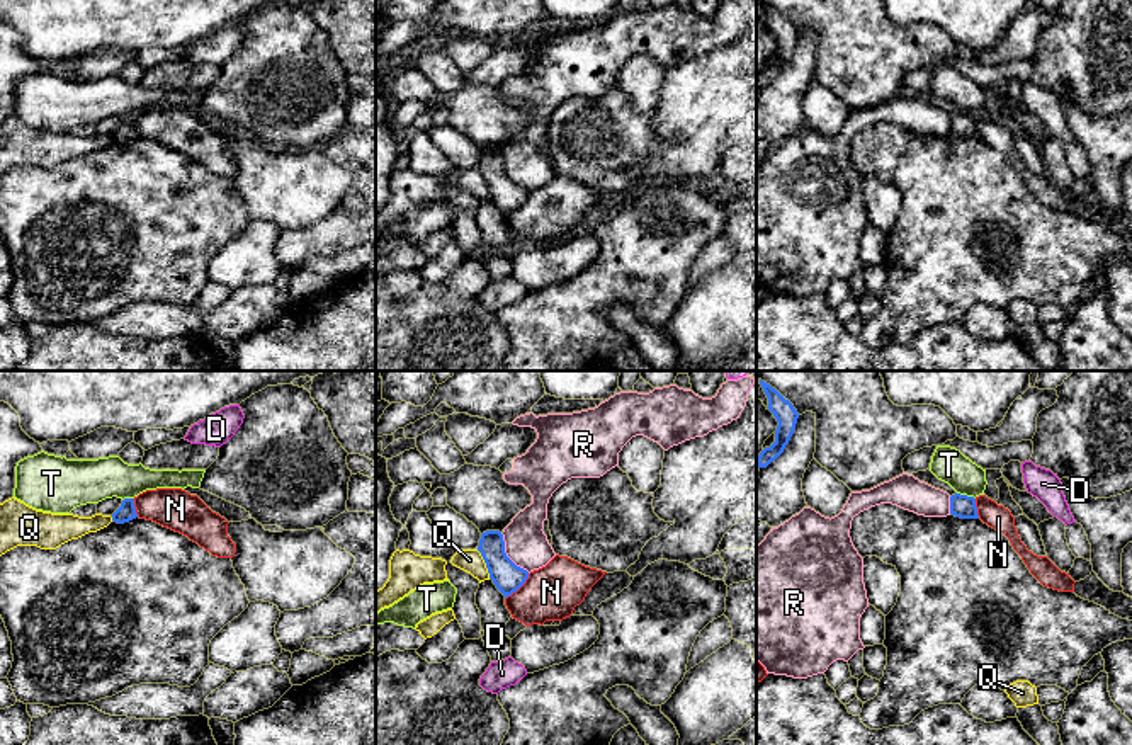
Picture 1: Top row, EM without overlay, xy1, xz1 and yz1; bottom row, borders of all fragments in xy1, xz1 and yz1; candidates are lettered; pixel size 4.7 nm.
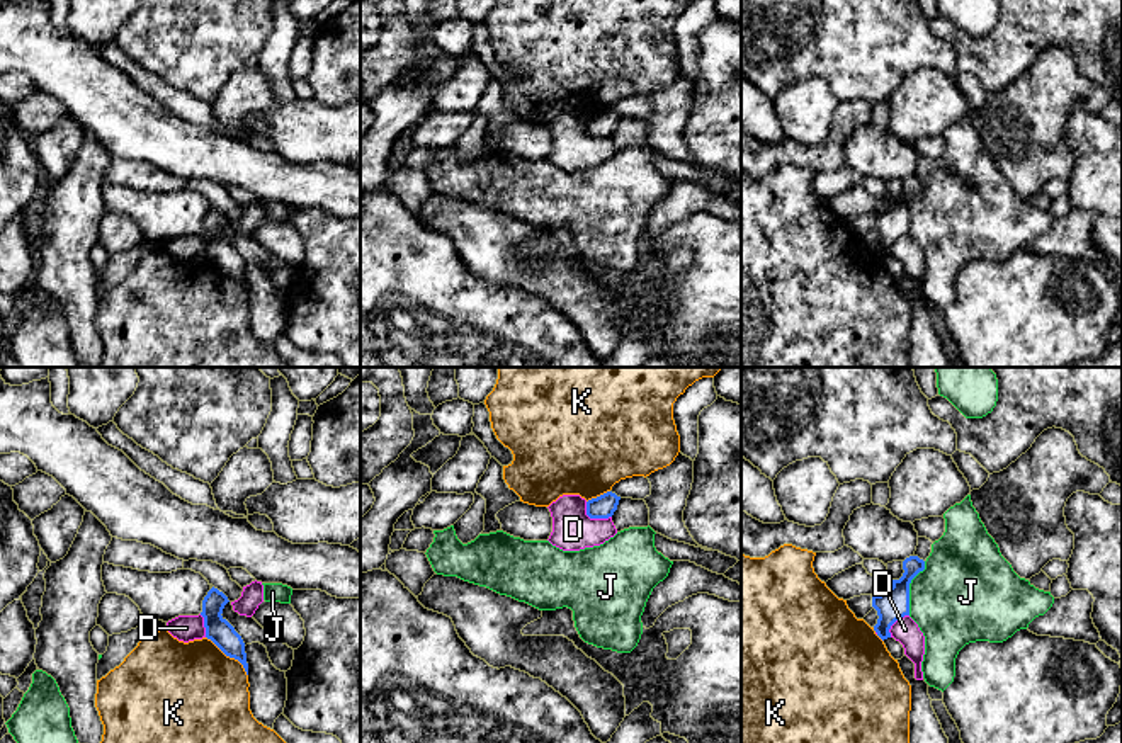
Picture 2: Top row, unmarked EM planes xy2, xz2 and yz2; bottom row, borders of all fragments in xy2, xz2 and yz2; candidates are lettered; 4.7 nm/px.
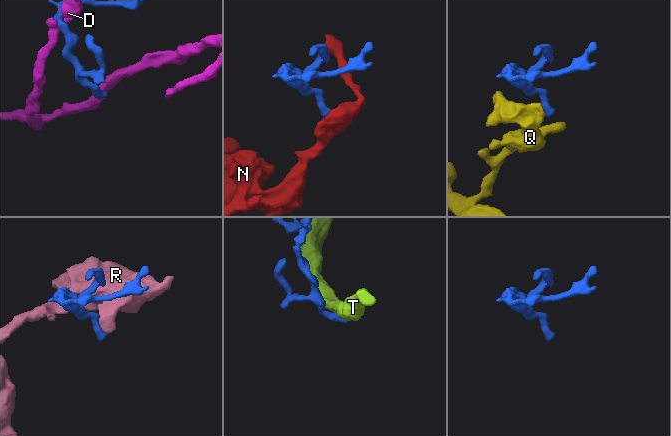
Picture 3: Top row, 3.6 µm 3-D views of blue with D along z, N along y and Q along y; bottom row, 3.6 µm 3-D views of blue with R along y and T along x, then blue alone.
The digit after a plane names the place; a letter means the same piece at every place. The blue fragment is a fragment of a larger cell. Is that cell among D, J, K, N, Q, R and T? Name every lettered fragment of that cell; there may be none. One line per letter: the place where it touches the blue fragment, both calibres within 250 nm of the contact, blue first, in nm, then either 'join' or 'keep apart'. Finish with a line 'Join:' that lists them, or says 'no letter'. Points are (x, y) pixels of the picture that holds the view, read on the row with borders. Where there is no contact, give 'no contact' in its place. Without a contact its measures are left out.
D: contact xz2 (594, 517); calibres 110 and 190 nm; keep apart
J: contact yz2 (908, 589); calibres 140 and 440 nm; keep apart
K: contact xy2 (230, 657); calibres 120 and 480 nm; keep apart
N: contact xz1 (519, 587); calibres 140 and 260 nm; keep apart
Q: contact xz1 (485, 562); calibres 140 and 110 nm; keep apart
R: contact xz1 (505, 555); calibres 140 and 200 nm; keep apart
T: contact yz1 (966, 495); calibres 110 and 160 nm; keep apart
Join: no letter

